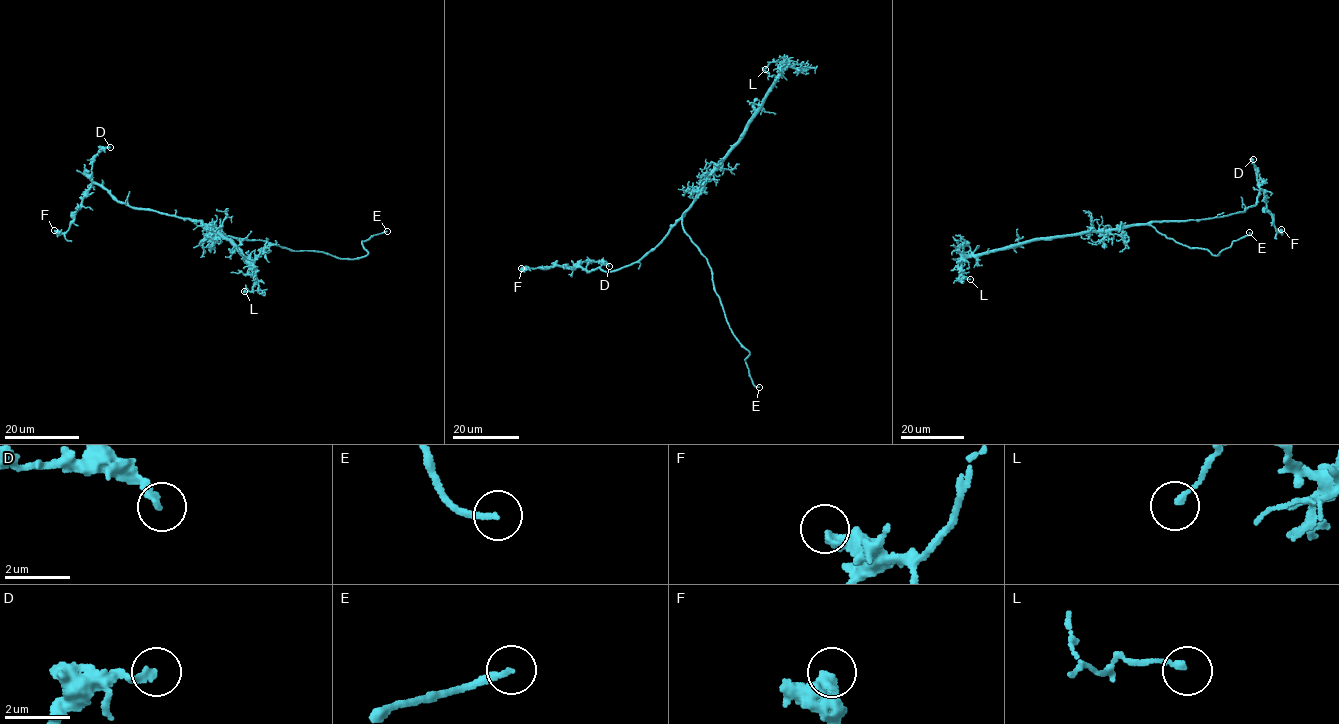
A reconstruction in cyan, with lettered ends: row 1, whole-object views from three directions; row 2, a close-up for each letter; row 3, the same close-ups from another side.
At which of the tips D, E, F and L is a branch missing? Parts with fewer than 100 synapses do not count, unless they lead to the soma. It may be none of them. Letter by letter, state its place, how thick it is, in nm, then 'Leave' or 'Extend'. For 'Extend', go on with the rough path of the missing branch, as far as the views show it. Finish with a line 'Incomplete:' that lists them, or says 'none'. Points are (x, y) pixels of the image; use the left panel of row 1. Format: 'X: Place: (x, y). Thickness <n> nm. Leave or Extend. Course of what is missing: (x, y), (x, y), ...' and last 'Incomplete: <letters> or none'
D: Place: (110, 147). Thickness 240 nm. Leave
E: Place: (387, 231). Thickness 170 nm. Extend. Course of what is missing: (387, 231), (395, 232), (414, 246), (411, 254), (414, 255)
F: Place: (54, 230). Thickness 300 nm. Leave
L: Place: (244, 291). Thickness 160 nm. Leave
Incomplete: E

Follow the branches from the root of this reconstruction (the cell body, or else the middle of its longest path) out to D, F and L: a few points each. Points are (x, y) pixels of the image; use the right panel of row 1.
D: (1148, 222), (1202, 220), (1245, 211), (1255, 205), (1260, 195), (1253, 159)
F: (1148, 222), (1202, 220), (1245, 211), (1255, 205), (1262, 190), (1274, 226), (1277, 231), (1281, 229)
L: (1148, 222), (1036, 238), (971, 254), (962, 261), (959, 279), (970, 279)

